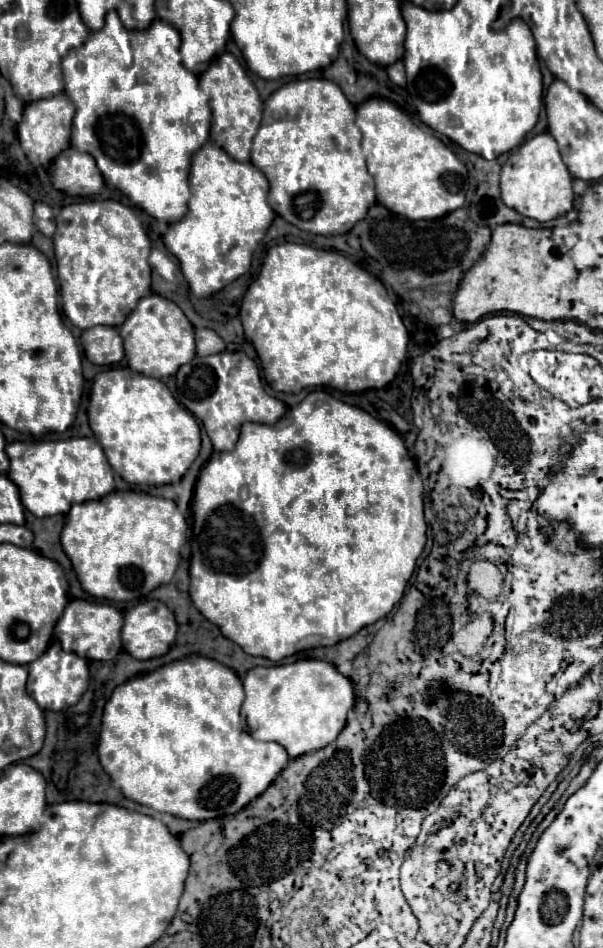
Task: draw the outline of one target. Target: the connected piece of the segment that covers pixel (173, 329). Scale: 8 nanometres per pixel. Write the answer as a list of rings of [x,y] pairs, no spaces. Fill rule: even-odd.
[[[150,294],[138,302],[134,312],[130,312],[126,322],[120,326],[120,336],[124,340],[124,352],[130,370],[144,376],[172,376],[182,364],[188,364],[196,356],[192,324],[174,302],[158,294]]]

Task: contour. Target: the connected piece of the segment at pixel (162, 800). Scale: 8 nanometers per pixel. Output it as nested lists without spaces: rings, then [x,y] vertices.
[[[186,656],[182,660],[174,660],[170,664],[160,666],[158,670],[144,674],[144,676],[136,676],[128,682],[124,682],[122,686],[118,686],[112,694],[112,698],[106,702],[104,706],[104,716],[102,716],[102,732],[100,732],[100,742],[98,742],[98,756],[100,762],[104,766],[104,770],[110,774],[114,786],[130,800],[150,806],[156,812],[164,812],[164,814],[172,814],[178,818],[186,818],[186,820],[210,820],[210,818],[222,818],[228,814],[234,814],[238,810],[242,810],[248,802],[252,802],[254,798],[258,798],[268,786],[270,782],[278,776],[278,772],[288,764],[288,754],[286,750],[276,744],[276,742],[260,742],[254,740],[248,732],[244,732],[244,728],[240,726],[240,706],[244,702],[244,688],[240,678],[236,676],[234,670],[226,668],[224,664],[210,660],[210,658],[202,658],[202,656]]]

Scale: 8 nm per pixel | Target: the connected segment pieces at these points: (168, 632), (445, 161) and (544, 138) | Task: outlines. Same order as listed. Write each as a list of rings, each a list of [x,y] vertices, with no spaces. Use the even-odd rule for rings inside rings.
[[[158,600],[142,602],[124,614],[122,646],[138,660],[164,656],[176,638],[174,614]]]
[[[370,98],[358,106],[352,105],[352,108],[354,122],[358,124],[362,134],[362,154],[366,158],[368,172],[374,178],[376,202],[372,206],[382,204],[394,214],[410,220],[434,220],[464,206],[468,190],[468,170],[442,140],[420,130],[396,104],[386,98]]]
[[[548,132],[526,140],[518,150],[510,154],[500,172],[500,190],[502,202],[508,208],[514,208],[518,214],[534,218],[538,222],[554,220],[572,210],[572,176],[562,160],[556,140]]]

